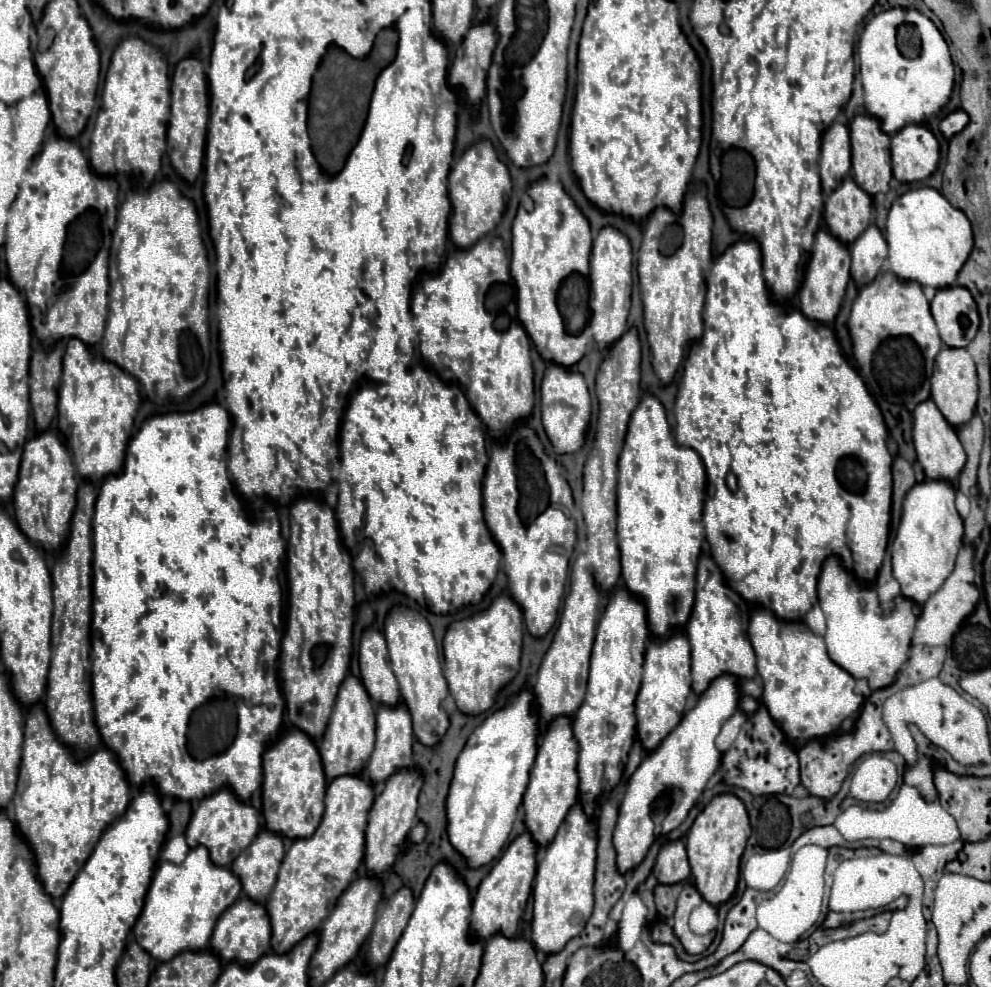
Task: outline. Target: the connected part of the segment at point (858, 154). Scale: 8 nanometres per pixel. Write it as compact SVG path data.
M855 114L855 118L849 124L849 132L851 132L851 152L853 152L853 160L851 160L853 178L871 196L877 192L887 192L891 180L891 162L889 162L891 136L881 130L879 120L873 118L871 114Z

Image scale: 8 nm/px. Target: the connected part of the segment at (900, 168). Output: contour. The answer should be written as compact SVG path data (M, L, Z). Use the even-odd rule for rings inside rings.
M907 124L891 138L893 176L899 182L917 182L933 174L939 162L939 142L923 124Z

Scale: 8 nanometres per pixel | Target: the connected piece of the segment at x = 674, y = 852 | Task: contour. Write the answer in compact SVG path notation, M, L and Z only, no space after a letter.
M683 840L667 842L661 846L657 862L653 866L653 874L661 884L677 884L689 878L689 862Z

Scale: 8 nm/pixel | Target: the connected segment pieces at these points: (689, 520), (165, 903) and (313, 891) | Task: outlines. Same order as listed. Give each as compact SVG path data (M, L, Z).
M643 392L639 406L631 414L625 444L619 456L617 486L617 542L621 550L621 574L625 586L647 604L653 634L671 634L669 626L685 626L695 600L695 568L703 540L703 500L705 500L705 466L693 448L675 444L665 408L651 392Z
M195 846L181 864L161 862L157 866L145 908L133 928L135 940L159 962L173 958L177 950L189 950L189 946L209 946L217 918L241 896L241 892L239 876L225 866L215 866L205 846Z
M343 774L329 782L321 824L311 838L293 840L281 862L273 892L267 898L273 952L285 954L301 938L317 932L337 898L345 892L345 886L355 878L365 856L365 826L373 798L375 788L361 774Z

